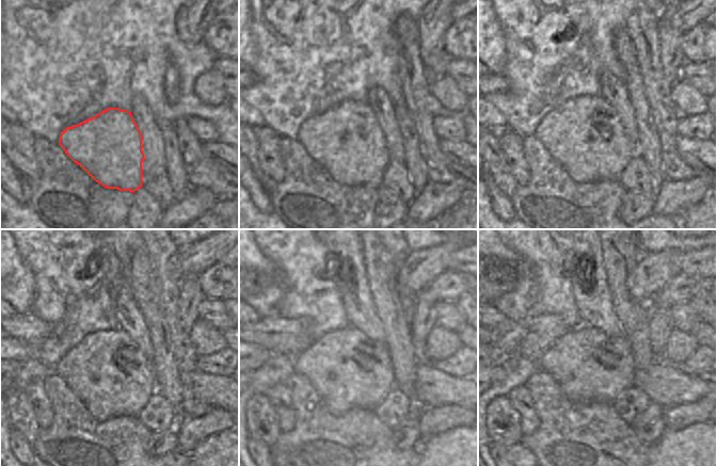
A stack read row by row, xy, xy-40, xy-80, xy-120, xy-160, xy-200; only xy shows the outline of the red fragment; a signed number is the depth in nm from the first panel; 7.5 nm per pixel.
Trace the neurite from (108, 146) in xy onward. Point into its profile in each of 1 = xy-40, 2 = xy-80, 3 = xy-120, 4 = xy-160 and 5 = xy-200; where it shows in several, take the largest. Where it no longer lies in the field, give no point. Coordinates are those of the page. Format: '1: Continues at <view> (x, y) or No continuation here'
1: Continues at xy-40 (346, 140)
2: Continues at xy-80 (585, 134)
3: Continues at xy-120 (107, 370)
4: Continues at xy-160 (349, 370)
5: Continues at xy-200 (589, 366)

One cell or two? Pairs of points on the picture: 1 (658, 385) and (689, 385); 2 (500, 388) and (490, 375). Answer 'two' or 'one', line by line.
1: one
2: two

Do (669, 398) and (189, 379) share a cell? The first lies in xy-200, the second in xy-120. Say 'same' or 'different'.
same

